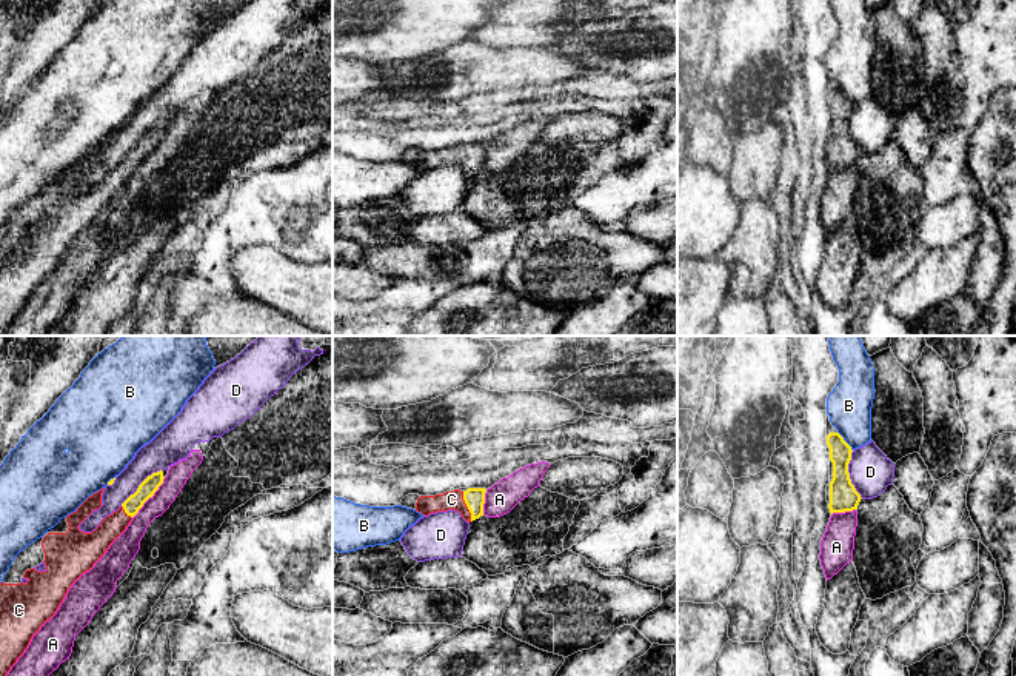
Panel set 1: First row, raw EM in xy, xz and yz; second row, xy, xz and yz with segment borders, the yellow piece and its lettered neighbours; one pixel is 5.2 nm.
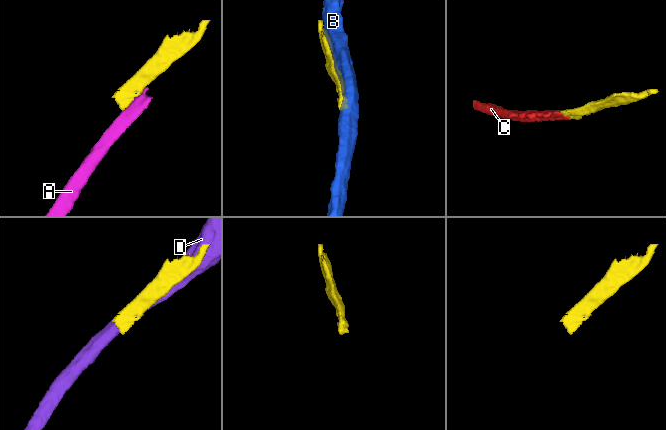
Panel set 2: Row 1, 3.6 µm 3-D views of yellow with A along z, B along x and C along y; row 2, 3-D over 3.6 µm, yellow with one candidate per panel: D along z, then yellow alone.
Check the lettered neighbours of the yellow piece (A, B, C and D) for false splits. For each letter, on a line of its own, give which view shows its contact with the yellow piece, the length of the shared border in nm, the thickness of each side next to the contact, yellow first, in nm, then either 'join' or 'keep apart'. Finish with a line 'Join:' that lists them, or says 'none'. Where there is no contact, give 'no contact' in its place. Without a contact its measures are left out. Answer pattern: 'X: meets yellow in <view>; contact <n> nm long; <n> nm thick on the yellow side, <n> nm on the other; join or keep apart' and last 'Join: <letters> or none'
A: meets yellow in xy; contact 280 nm long; 90 nm thick on the yellow side, 110 nm on the other; keep apart
B: meets yellow in yz; contact 130 nm long; 130 nm thick on the yellow side, 240 nm on the other; keep apart
C: meets yellow in xz; contact 170 nm long; 110 nm thick on the yellow side, 100 nm on the other; join
D: meets yellow in yz; contact 260 nm long; 140 nm thick on the yellow side, 220 nm on the other; keep apart
Join: C

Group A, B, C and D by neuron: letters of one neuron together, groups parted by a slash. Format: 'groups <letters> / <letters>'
groups A / B / C / D

